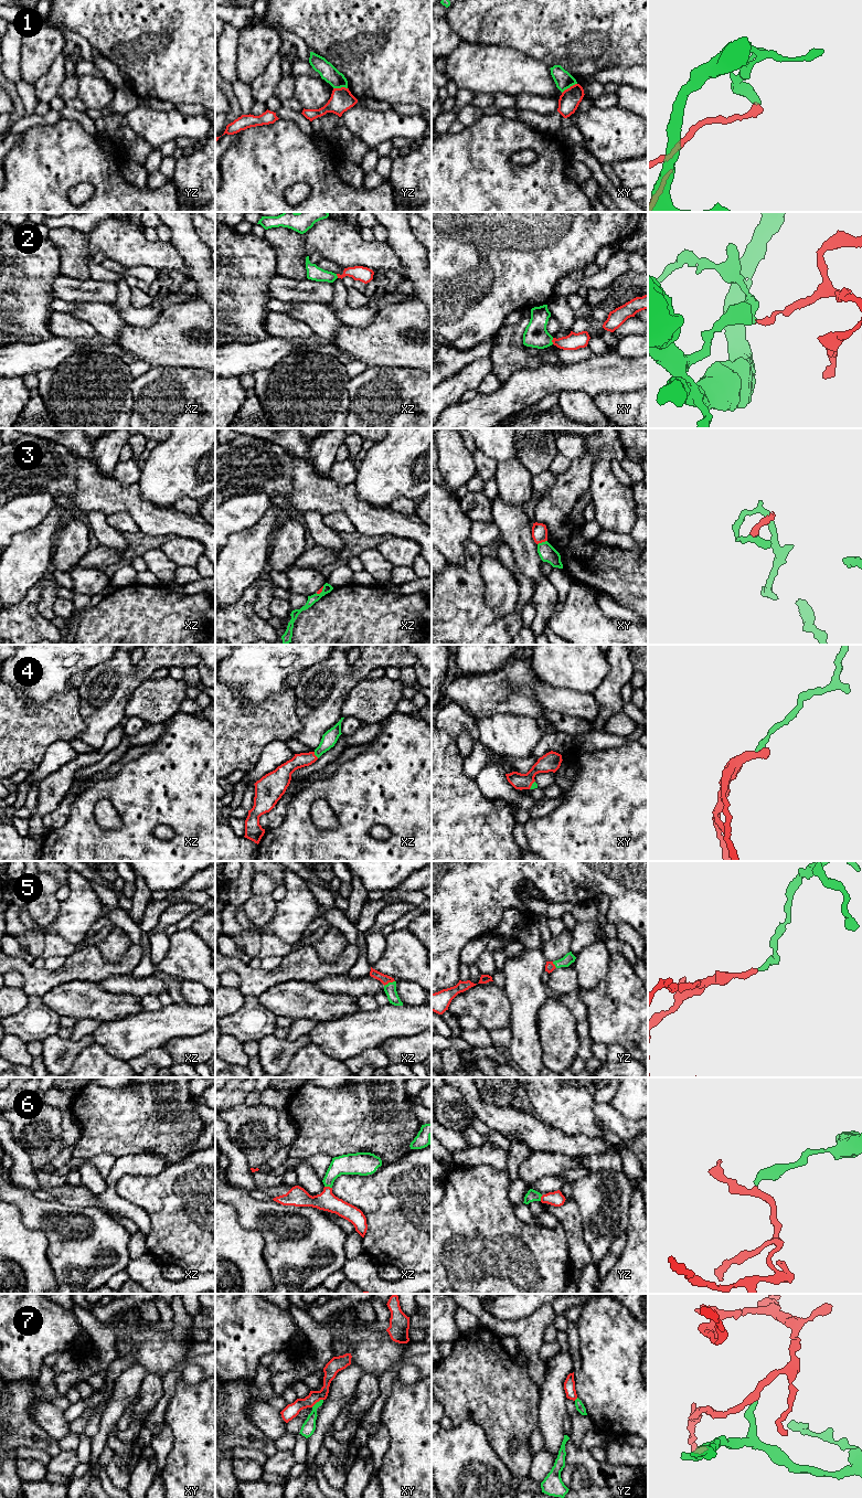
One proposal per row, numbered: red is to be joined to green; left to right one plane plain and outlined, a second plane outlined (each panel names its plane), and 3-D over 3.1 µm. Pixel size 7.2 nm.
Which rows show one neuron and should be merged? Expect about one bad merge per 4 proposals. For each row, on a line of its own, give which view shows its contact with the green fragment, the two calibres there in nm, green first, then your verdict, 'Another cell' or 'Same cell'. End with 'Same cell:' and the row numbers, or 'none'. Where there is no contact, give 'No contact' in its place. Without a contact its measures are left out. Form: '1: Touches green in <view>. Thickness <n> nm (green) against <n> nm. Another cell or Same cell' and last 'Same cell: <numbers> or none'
1: Touches green in xy. Thickness 130 nm (green) against 150 nm. Another cell
2: Touches green in xy. Thickness 170 nm (green) against 120 nm. Same cell
3: Touches green in xy. Thickness 120 nm (green) against 110 nm. Same cell
4: Touches green in xz. Thickness 110 nm (green) against 100 nm. Same cell
5: Touches green in xz. Thickness 90 nm (green) against 70 nm. Same cell
6: Touches green in xz. Thickness 160 nm (green) against 140 nm. Same cell
7: Touches green in xy. Thickness 100 nm (green) against 100 nm. Another cell
Same cell: 2, 3, 4, 5, 6

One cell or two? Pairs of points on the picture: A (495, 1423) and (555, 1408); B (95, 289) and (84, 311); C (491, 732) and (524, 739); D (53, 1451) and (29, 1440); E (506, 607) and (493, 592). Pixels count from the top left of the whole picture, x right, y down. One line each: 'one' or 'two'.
A: two
B: two
C: one
D: one
E: one

